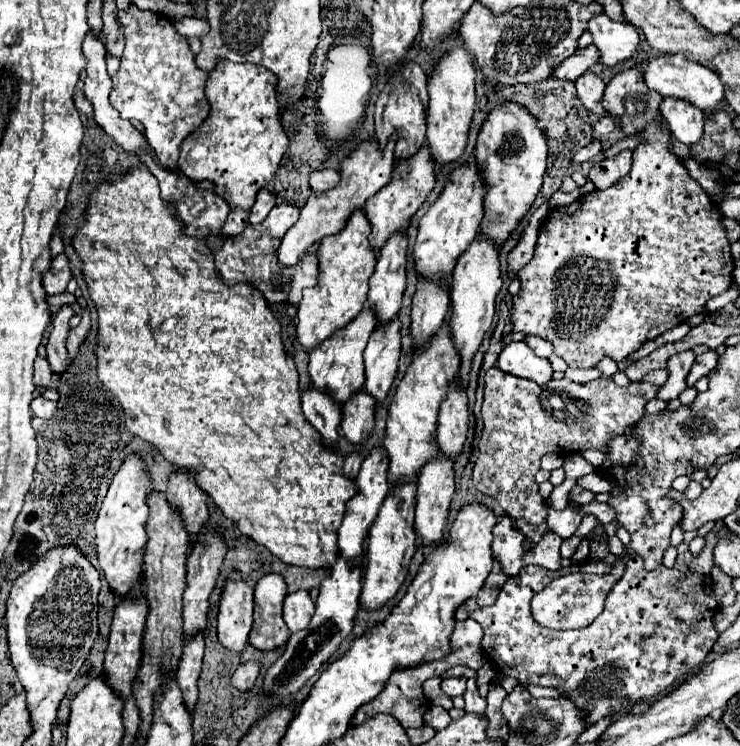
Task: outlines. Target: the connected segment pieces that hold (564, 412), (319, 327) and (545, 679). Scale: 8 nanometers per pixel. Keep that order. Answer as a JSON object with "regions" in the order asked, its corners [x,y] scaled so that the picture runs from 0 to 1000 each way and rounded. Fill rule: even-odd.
{"regions":[[[[672,493],[658,496],[650,550],[653,579],[639,627],[642,654],[669,668],[691,694],[736,700],[739,676],[723,646],[731,611],[739,606],[782,606],[791,601],[818,603],[823,587],[842,582],[847,571],[869,560],[872,542],[888,531],[888,523],[891,517],[872,512],[853,512],[847,520],[839,520],[826,507],[809,507],[796,515],[777,515],[761,507],[726,517]]],[[[488,279],[472,290],[466,306],[458,314],[442,316],[431,324],[431,335],[428,335],[431,378],[428,383],[409,389],[409,399],[404,405],[404,418],[401,418],[404,424],[401,448],[412,469],[423,469],[450,445],[469,437],[493,410],[496,391],[499,391],[496,381],[507,362],[507,349],[509,349],[509,340],[499,327],[499,311],[501,311],[501,300]]],[[[969,708],[955,716],[953,735],[942,748],[934,748],[934,753],[915,751],[912,761],[907,764],[893,759],[882,767],[874,767],[869,761],[866,748],[850,748],[842,775],[823,794],[818,818],[791,845],[747,847],[720,834],[715,823],[715,807],[734,786],[747,777],[747,767],[731,759],[707,759],[699,775],[688,775],[680,783],[677,796],[666,812],[639,818],[634,826],[650,836],[650,869],[658,874],[658,879],[677,903],[699,909],[704,920],[758,920],[764,925],[761,933],[793,954],[793,971],[799,973],[823,957],[839,957],[839,952],[847,954],[853,944],[861,944],[872,936],[885,936],[893,928],[907,925],[918,912],[923,912],[923,906],[934,903],[939,893],[950,890],[953,879],[972,855],[972,847],[964,842],[964,826],[972,810],[961,791],[961,759],[966,729]]]]}

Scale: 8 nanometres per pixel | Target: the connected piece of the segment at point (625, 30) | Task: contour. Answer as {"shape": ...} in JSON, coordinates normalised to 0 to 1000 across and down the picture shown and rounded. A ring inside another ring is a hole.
{"shape":[[[812,19],[796,27],[796,40],[804,62],[812,67],[809,83],[818,88],[831,88],[839,80],[853,78],[861,67],[864,43],[847,29],[834,29]]]}

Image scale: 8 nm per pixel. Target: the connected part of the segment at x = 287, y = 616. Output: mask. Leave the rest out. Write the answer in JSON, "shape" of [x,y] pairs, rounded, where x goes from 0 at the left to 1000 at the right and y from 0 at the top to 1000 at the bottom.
{"shape":[[[401,791],[396,796],[388,796],[382,807],[382,831],[393,847],[412,845],[418,839],[418,831],[423,828],[426,810],[418,802],[415,791]]]}

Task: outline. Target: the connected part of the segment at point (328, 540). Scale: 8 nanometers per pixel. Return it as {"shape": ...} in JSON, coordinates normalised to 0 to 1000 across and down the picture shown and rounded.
{"shape":[[[196,220],[177,223],[166,236],[155,239],[153,244],[134,244],[128,257],[120,263],[120,273],[115,282],[115,298],[107,303],[104,314],[96,319],[107,349],[112,351],[112,373],[120,386],[120,397],[128,405],[134,421],[134,453],[131,453],[131,507],[134,512],[161,536],[169,552],[169,571],[174,579],[188,584],[191,590],[207,595],[231,622],[242,627],[261,627],[266,630],[264,643],[266,649],[282,662],[282,668],[301,684],[307,694],[320,700],[323,710],[345,724],[347,729],[358,732],[369,745],[382,751],[385,756],[409,759],[420,764],[447,761],[458,748],[455,732],[455,710],[461,694],[466,692],[466,676],[472,668],[482,662],[480,646],[464,635],[464,609],[453,601],[436,595],[434,582],[412,563],[404,542],[404,501],[399,493],[396,480],[385,472],[380,458],[380,434],[364,416],[364,408],[355,397],[342,389],[336,381],[318,381],[307,383],[293,359],[288,354],[288,340],[277,330],[274,322],[258,319],[247,311],[245,295],[236,290],[236,276],[218,265],[215,244],[207,233],[201,233]]]}

